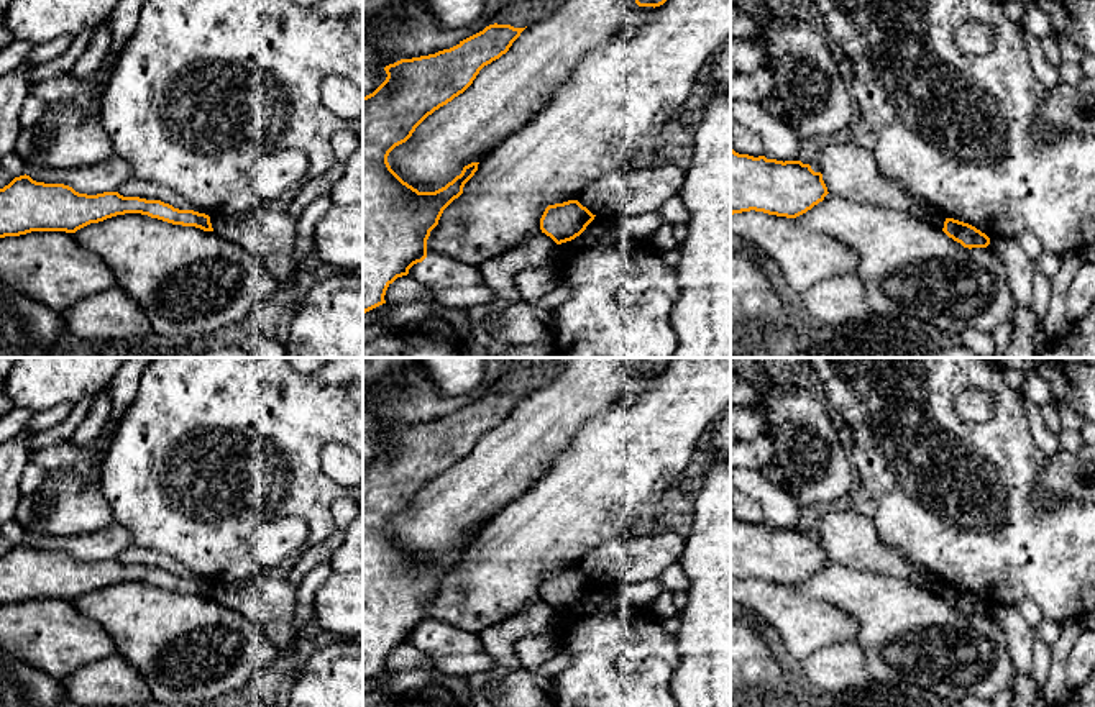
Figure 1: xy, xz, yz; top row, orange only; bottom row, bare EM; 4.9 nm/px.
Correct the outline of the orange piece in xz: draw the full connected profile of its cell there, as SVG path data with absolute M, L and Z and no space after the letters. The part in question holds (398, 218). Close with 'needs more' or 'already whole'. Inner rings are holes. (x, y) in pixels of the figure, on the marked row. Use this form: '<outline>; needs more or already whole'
M489 25L483 31L435 54L401 59L384 67L386 80L363 97L363 313L386 303L387 287L427 258L427 239L443 210L463 194L479 162L435 192L419 192L389 166L389 153L405 143L415 128L435 110L463 94L479 71L509 51L525 28Z; already whole

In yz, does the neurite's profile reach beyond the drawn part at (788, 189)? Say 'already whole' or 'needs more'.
already whole

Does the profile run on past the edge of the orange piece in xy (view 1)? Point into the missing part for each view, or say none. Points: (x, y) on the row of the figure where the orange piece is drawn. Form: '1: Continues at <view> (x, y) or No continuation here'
1: No continuation here

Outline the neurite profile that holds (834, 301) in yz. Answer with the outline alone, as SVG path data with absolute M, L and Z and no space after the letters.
M855 272L821 281L801 292L799 297L808 315L822 323L841 325L872 315L865 289Z

